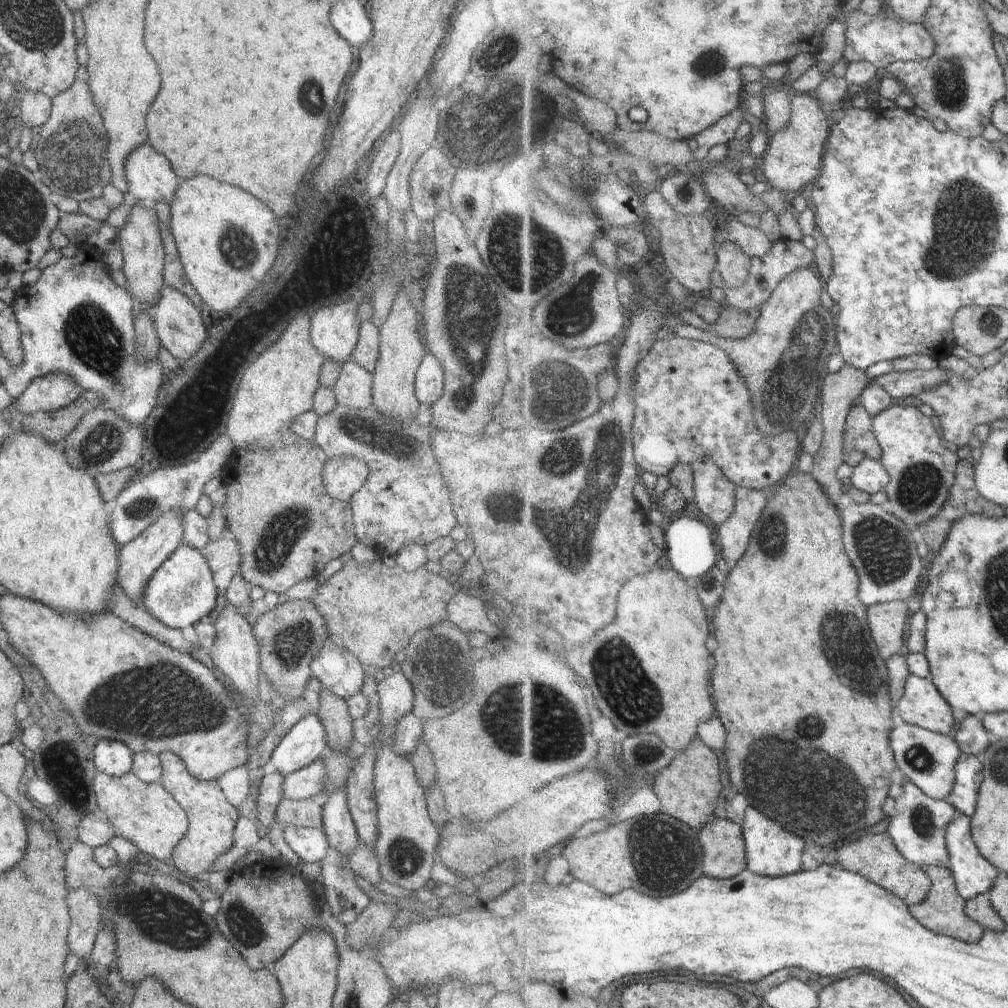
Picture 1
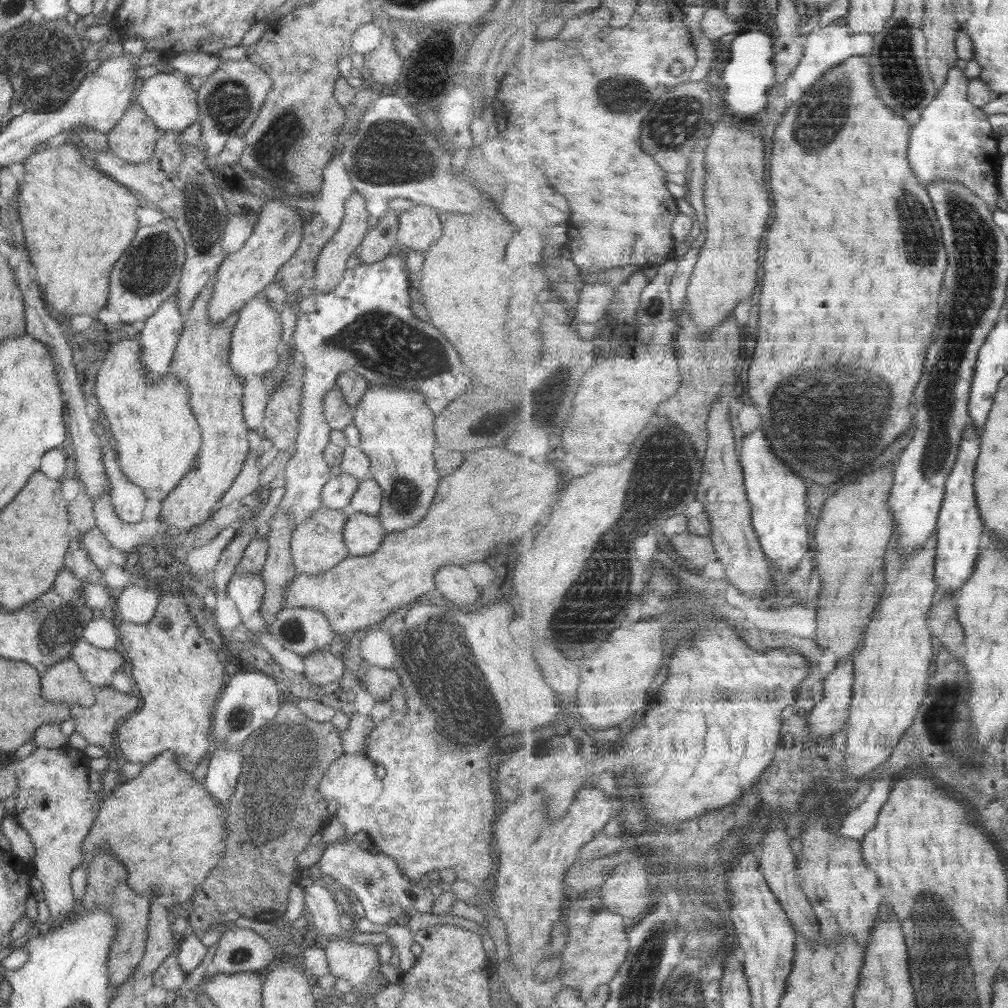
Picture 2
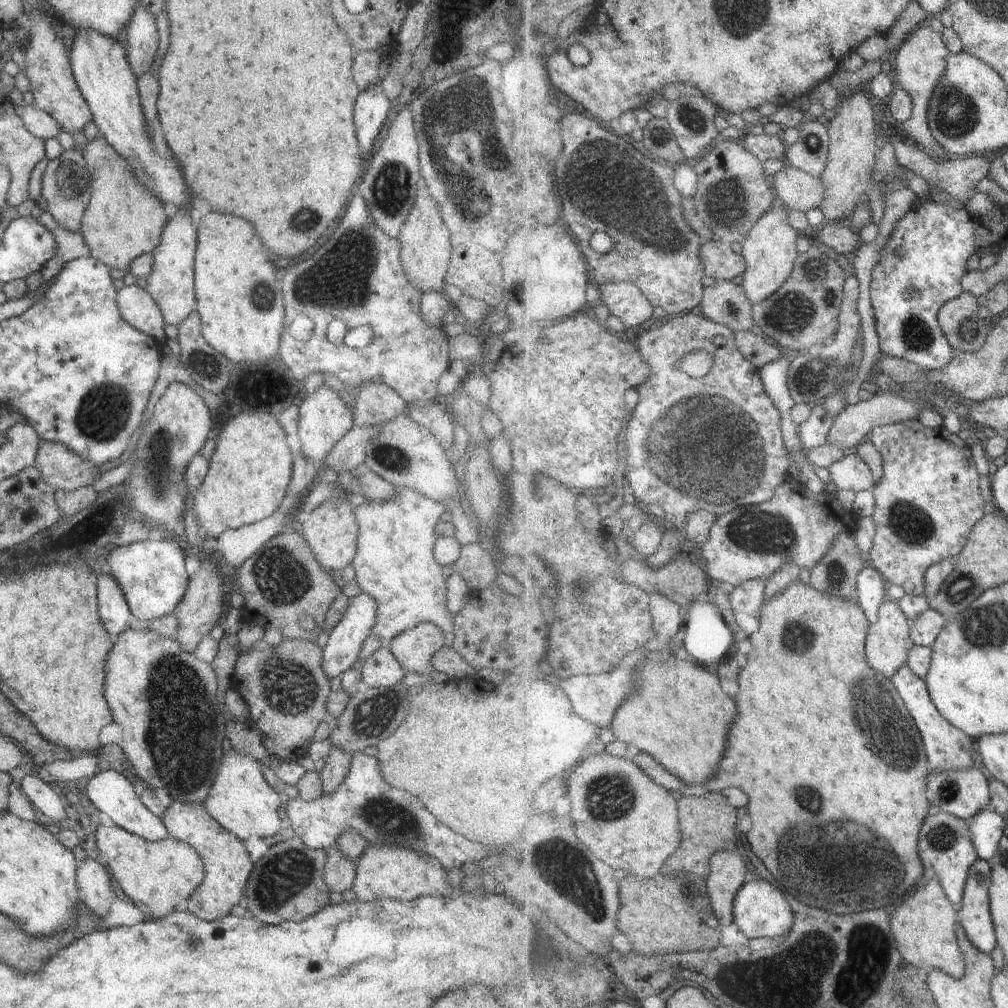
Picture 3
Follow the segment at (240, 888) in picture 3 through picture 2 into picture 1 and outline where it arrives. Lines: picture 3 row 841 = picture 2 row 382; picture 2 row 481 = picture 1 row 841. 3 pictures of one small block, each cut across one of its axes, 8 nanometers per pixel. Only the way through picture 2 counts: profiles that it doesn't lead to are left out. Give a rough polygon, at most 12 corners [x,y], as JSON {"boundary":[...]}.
{"boundary":[[170,752],[160,785],[190,822],[169,862],[205,878],[234,845],[238,810]]}

